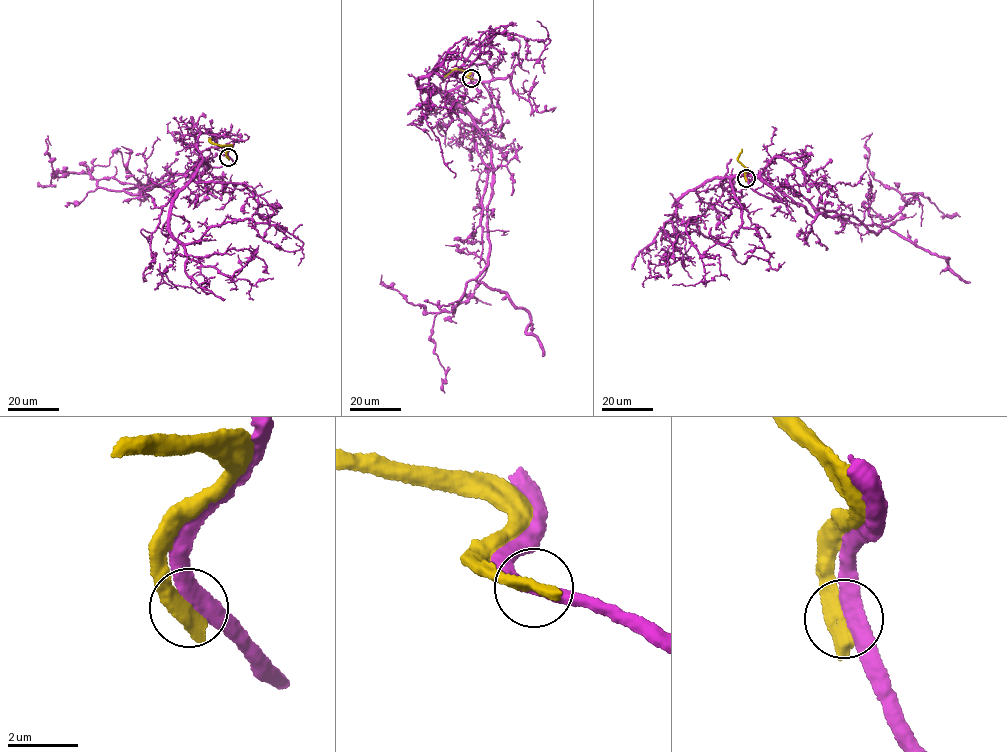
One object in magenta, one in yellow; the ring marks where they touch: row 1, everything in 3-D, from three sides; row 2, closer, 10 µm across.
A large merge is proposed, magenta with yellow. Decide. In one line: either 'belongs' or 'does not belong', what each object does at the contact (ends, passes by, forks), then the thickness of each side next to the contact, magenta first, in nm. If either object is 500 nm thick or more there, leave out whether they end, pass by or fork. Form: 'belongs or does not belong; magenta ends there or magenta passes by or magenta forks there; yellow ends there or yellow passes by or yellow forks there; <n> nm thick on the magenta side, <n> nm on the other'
does not belong; 400 nm thick on the magenta side, 550 nm on the other

